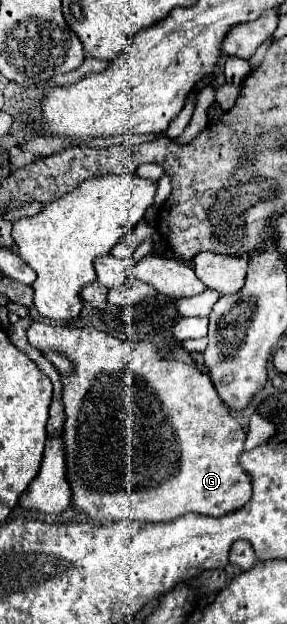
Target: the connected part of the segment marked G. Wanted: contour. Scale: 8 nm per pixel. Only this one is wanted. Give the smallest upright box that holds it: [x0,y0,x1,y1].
[27,322,251,524]

